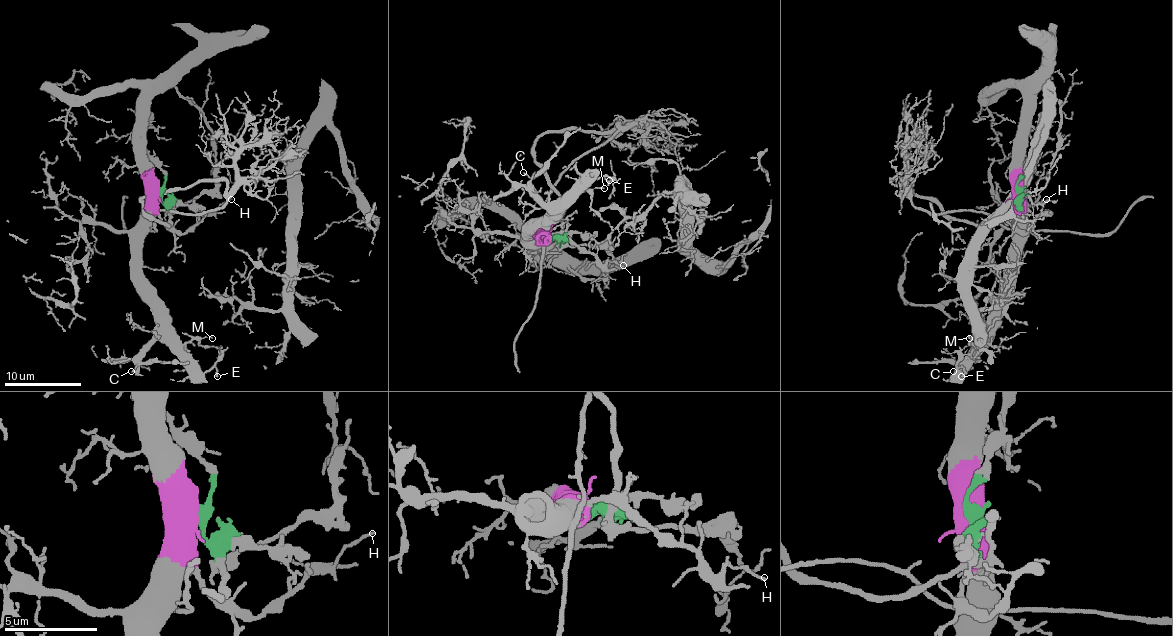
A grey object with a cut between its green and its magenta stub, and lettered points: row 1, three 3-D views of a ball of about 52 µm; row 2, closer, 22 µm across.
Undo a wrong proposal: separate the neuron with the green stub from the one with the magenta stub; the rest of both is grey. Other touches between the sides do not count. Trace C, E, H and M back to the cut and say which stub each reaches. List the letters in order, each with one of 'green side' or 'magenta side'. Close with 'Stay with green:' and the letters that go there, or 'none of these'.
C: magenta side
E: magenta side
H: magenta side
M: magenta side
Stay with green: none of these

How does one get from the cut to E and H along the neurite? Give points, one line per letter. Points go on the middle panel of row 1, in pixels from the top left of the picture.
E: (548, 239), (533, 233), (595, 178), (610, 180)
H: (548, 239), (556, 233), (564, 233), (602, 264), (608, 260), (623, 266)

